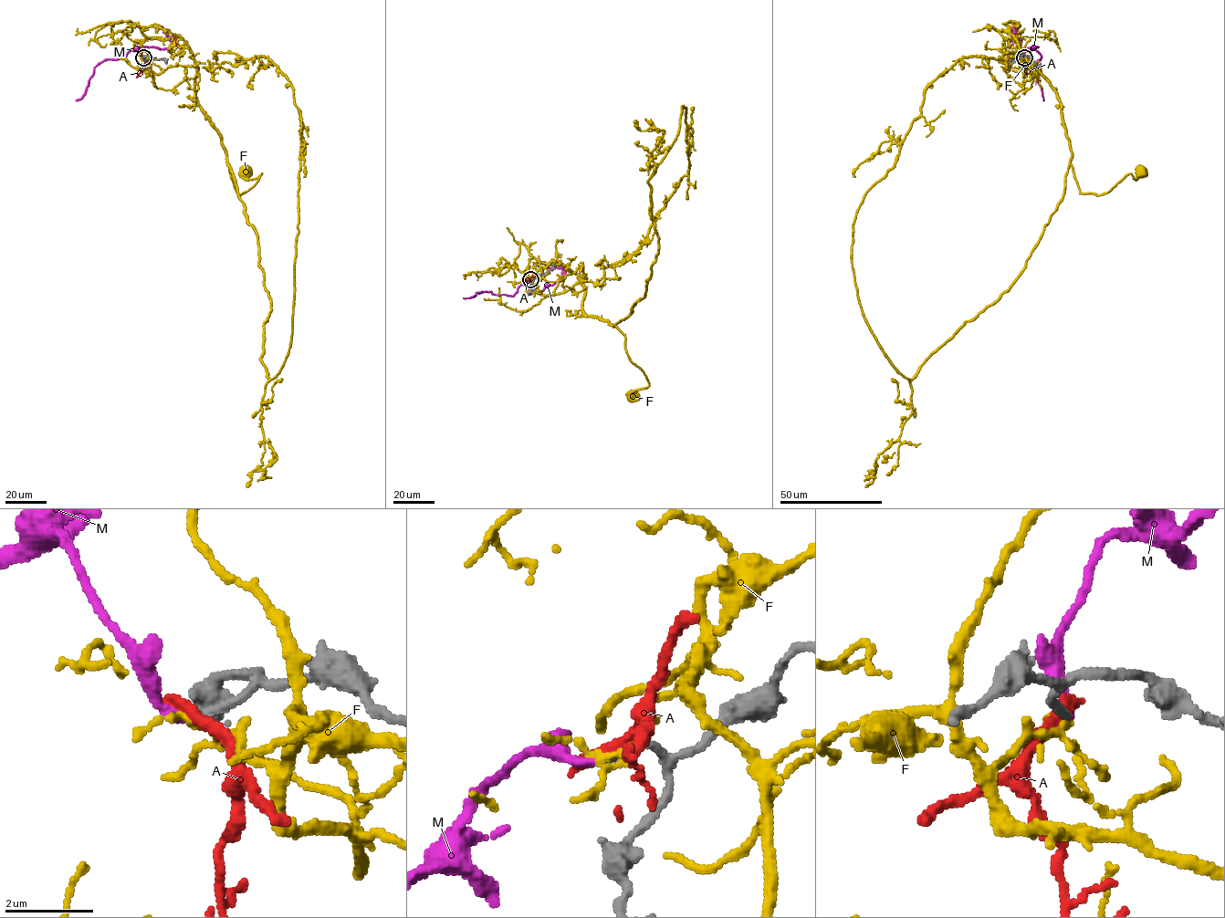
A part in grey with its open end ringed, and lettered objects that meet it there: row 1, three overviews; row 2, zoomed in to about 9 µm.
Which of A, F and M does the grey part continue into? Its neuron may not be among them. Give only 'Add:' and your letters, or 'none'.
Add: M

